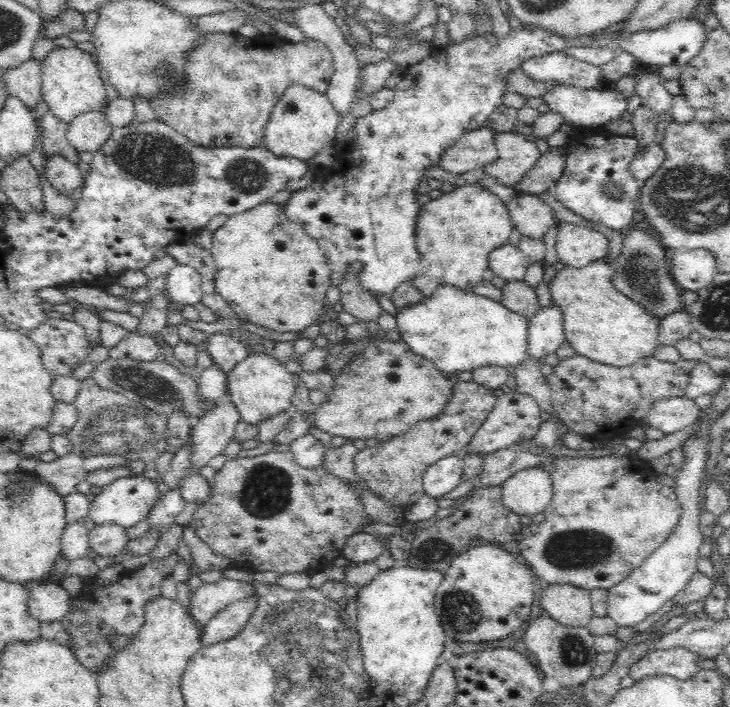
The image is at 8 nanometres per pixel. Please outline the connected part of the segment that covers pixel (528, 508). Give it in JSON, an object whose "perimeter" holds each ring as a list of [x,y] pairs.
{"perimeter":[[[540,467],[519,470],[502,485],[503,505],[519,516],[544,513],[554,496],[549,473]]]}

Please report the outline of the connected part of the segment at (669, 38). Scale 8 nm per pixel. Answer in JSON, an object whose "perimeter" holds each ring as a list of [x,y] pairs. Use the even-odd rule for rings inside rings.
{"perimeter":[[[679,18],[670,24],[661,26],[656,30],[644,30],[634,32],[634,34],[619,34],[619,32],[599,34],[595,41],[602,48],[611,49],[617,54],[626,51],[630,52],[637,58],[638,64],[654,64],[654,66],[675,65],[680,68],[682,65],[688,64],[691,58],[694,58],[706,42],[706,34],[708,29],[705,24],[699,22],[698,19]]]}

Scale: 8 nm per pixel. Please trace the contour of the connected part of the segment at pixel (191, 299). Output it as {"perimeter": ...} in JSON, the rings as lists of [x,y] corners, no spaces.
{"perimeter":[[[177,264],[168,272],[165,291],[180,306],[195,305],[202,300],[201,274],[187,264]]]}

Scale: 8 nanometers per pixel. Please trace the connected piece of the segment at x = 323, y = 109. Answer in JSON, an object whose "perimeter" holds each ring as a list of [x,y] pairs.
{"perimeter":[[[301,84],[289,86],[270,114],[264,130],[264,148],[279,157],[294,157],[306,161],[314,158],[319,150],[331,145],[336,128],[340,124],[340,113],[325,94]]]}

